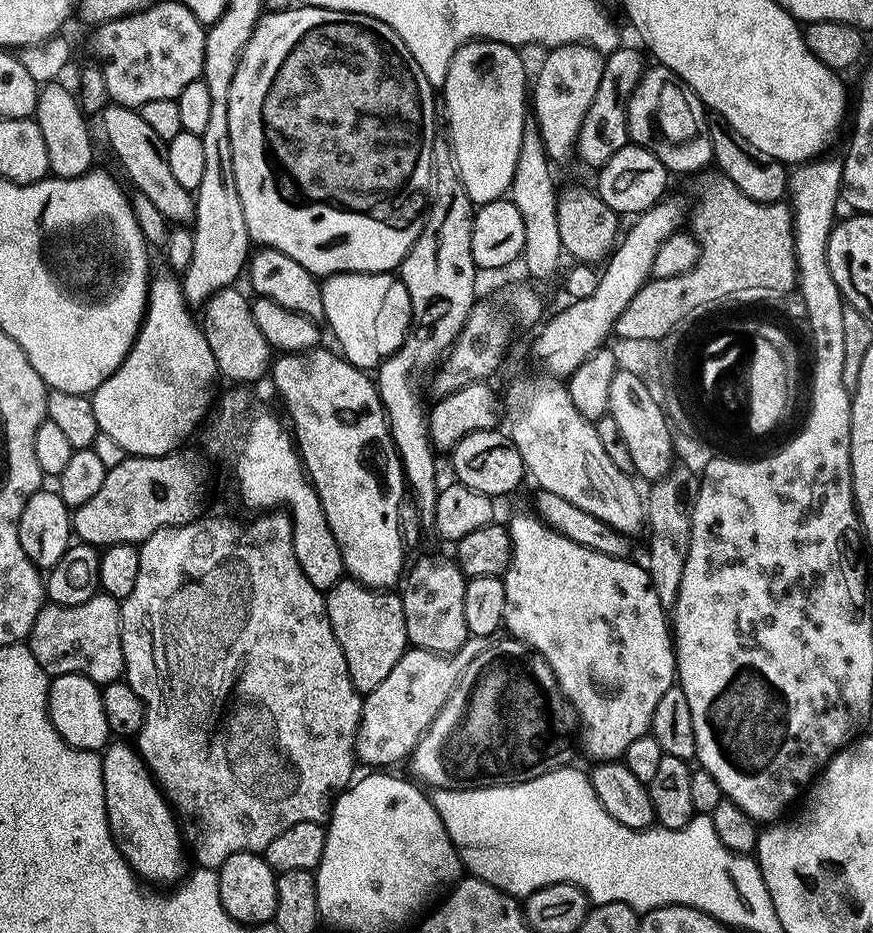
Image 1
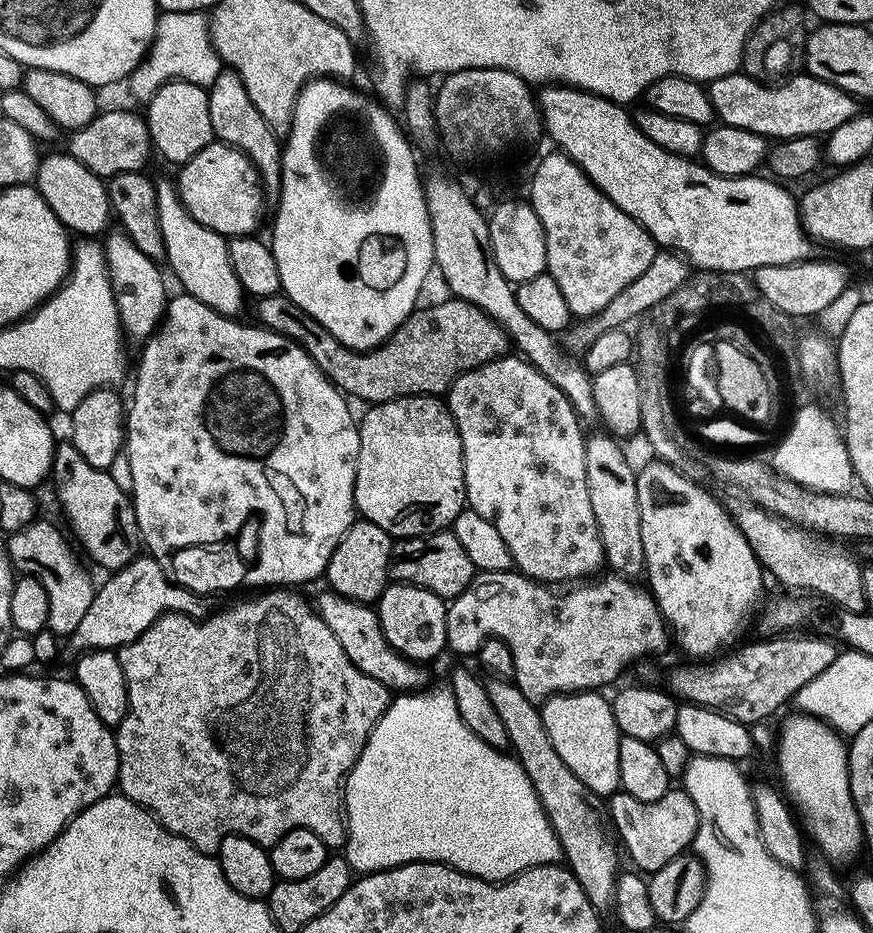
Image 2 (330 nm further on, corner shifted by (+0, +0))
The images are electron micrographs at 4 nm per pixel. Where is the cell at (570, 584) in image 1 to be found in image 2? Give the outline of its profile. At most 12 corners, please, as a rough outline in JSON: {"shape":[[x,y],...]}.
{"shape":[[505,354],[446,393],[467,507],[515,571],[605,563],[586,432]]}

